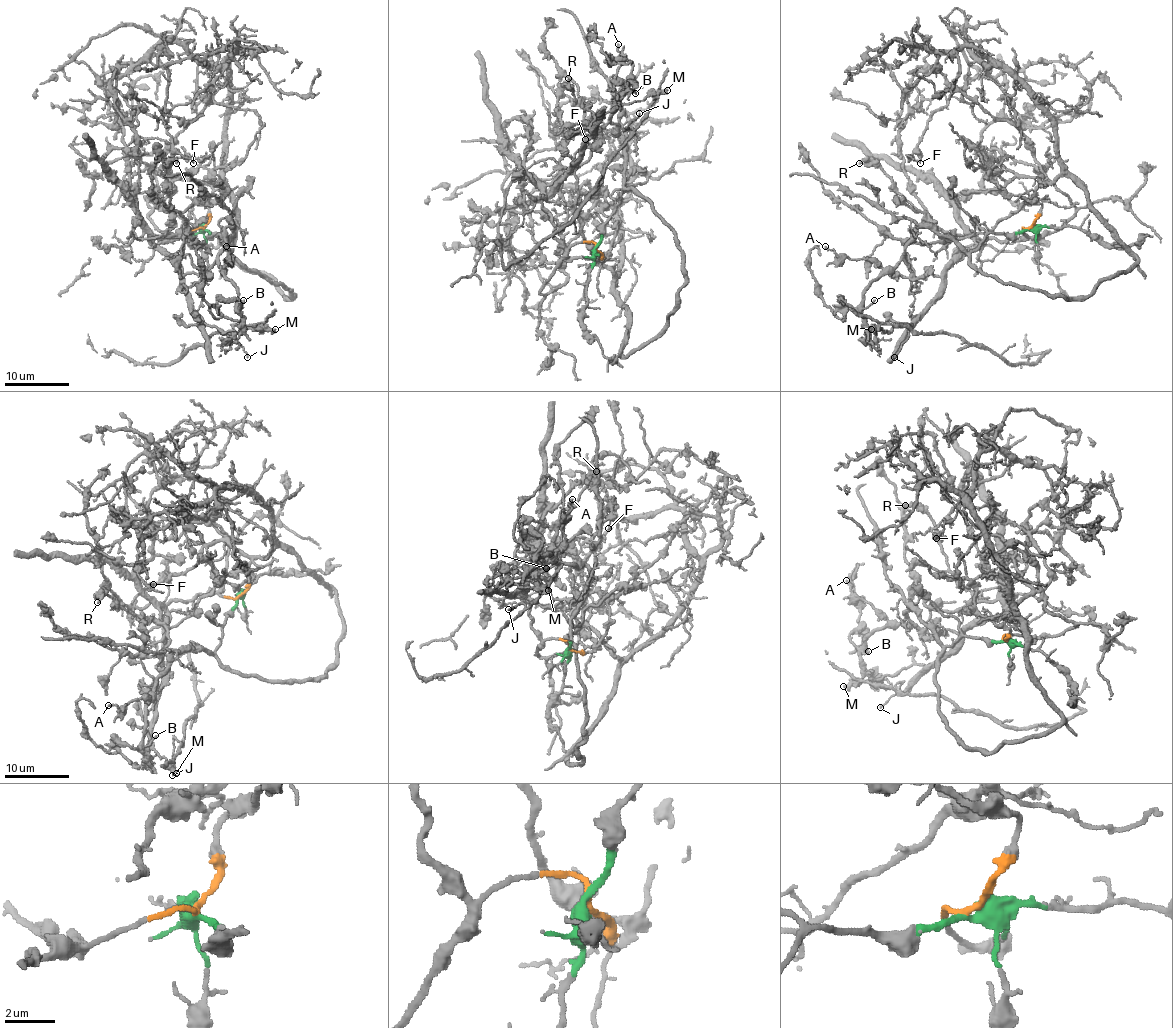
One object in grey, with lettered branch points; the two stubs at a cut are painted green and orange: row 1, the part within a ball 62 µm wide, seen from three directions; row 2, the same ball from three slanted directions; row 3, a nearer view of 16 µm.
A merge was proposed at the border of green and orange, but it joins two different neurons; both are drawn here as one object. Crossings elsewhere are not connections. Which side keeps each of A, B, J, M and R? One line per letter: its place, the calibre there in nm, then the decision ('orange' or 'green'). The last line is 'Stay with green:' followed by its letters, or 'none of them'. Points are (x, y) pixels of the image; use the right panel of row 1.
A: place (825, 246); calibre 140 nm; green
B: place (874, 300); calibre 110 nm; green
J: place (894, 357); calibre 110 nm; orange
M: place (871, 329); calibre 400 nm; orange
R: place (859, 163); calibre 180 nm; orange
Stay with green: A, B

